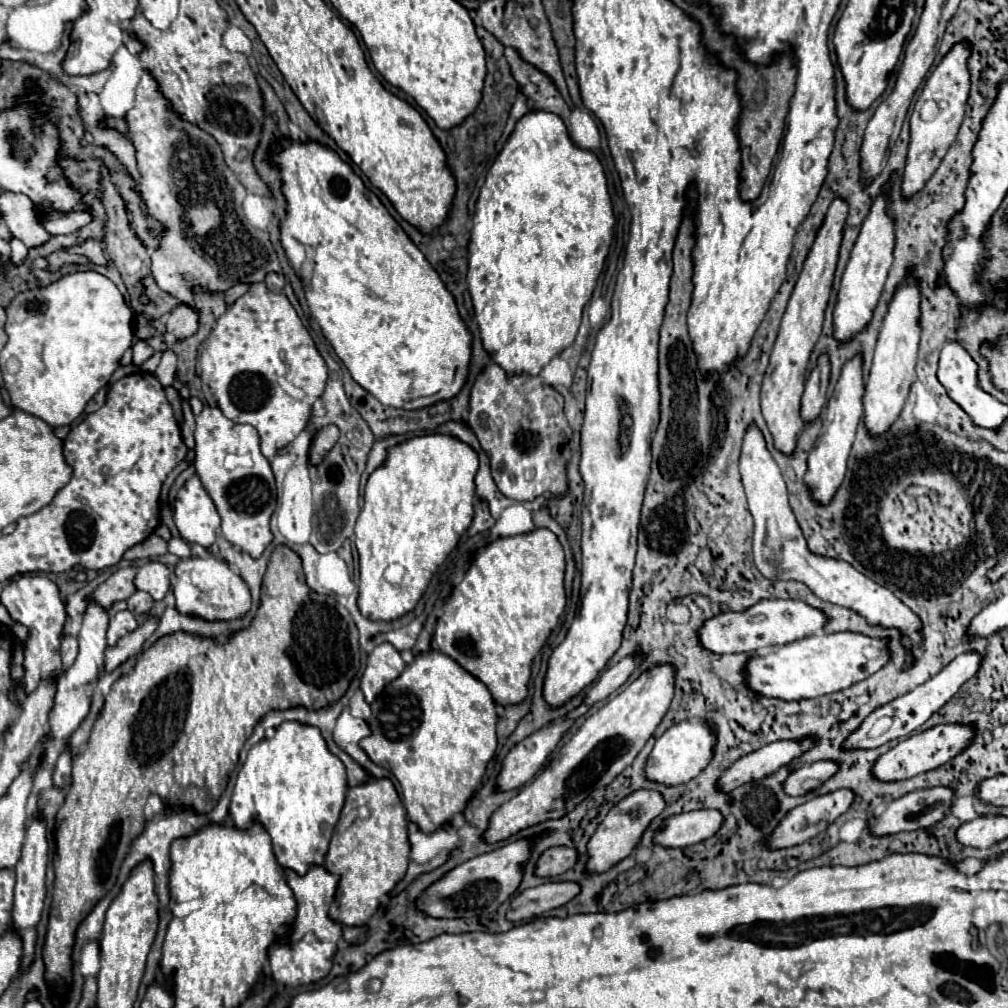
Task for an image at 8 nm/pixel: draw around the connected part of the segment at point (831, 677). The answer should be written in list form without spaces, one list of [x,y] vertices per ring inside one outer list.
[[[818,633],[786,645],[766,645],[750,651],[748,685],[764,697],[776,699],[812,699],[818,695],[836,693],[874,675],[890,661],[890,639],[874,639],[862,633]]]

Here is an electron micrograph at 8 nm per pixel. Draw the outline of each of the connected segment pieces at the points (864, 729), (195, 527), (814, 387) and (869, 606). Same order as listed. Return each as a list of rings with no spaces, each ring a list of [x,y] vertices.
[[[966,651],[962,655],[958,655],[952,663],[948,663],[940,673],[936,673],[932,679],[928,679],[926,683],[918,685],[914,691],[878,707],[876,711],[872,711],[862,727],[858,727],[846,741],[844,741],[844,747],[846,749],[874,749],[874,747],[880,747],[884,745],[886,741],[890,739],[900,739],[900,737],[910,737],[920,725],[924,725],[940,707],[946,705],[946,701],[950,701],[958,689],[968,681],[972,679],[980,665],[982,665],[982,655],[978,651]]]
[[[198,475],[188,479],[174,501],[174,523],[178,533],[188,543],[210,547],[220,527],[218,511],[202,487]]]
[[[822,353],[818,357],[816,367],[812,369],[812,373],[806,381],[806,389],[802,395],[802,417],[804,417],[804,421],[812,421],[822,413],[824,403],[826,403],[828,381],[830,381],[830,359],[826,353]]]
[[[750,427],[740,455],[740,475],[748,497],[748,507],[754,517],[754,563],[758,571],[768,579],[794,579],[810,587],[814,595],[824,601],[854,609],[868,623],[878,623],[884,627],[898,627],[904,635],[902,643],[906,649],[918,649],[918,643],[910,637],[920,631],[920,619],[898,599],[894,593],[876,581],[868,579],[860,571],[856,571],[850,563],[840,559],[830,559],[816,555],[808,549],[808,543],[802,535],[802,529],[788,505],[786,483],[778,465],[766,449],[766,441],[756,427]]]

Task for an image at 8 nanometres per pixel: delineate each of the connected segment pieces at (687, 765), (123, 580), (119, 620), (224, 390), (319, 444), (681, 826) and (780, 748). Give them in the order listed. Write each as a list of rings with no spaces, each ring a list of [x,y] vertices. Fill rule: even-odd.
[[[682,721],[674,727],[670,727],[654,745],[648,765],[646,765],[646,777],[664,785],[682,785],[694,779],[712,759],[714,755],[714,731],[710,723],[706,721]]]
[[[128,565],[122,567],[118,571],[114,571],[92,595],[90,599],[96,599],[102,607],[110,607],[114,601],[122,601],[128,599],[130,595],[134,595],[136,587],[134,587],[134,575],[138,573],[136,567]]]
[[[118,611],[108,625],[108,645],[114,647],[114,643],[118,643],[120,637],[132,633],[138,627],[136,617],[130,611]]]
[[[252,283],[250,289],[238,297],[232,305],[228,305],[226,313],[222,313],[208,335],[208,339],[200,345],[198,355],[198,369],[202,381],[210,387],[212,395],[218,401],[220,411],[234,423],[248,423],[256,427],[260,435],[260,449],[264,457],[274,457],[278,449],[290,445],[300,431],[308,425],[312,403],[322,397],[322,391],[326,389],[328,379],[328,368],[310,333],[302,325],[298,313],[290,305],[288,297],[284,293],[274,293],[266,287],[265,283]],[[280,377],[290,381],[294,387],[302,389],[302,397],[292,397],[282,385]]]
[[[326,425],[322,427],[316,435],[314,435],[314,441],[312,441],[312,447],[310,447],[310,453],[308,453],[308,459],[312,465],[318,465],[320,461],[326,459],[328,451],[334,447],[334,443],[338,441],[340,437],[340,429],[336,425]]]
[[[698,809],[672,815],[664,821],[654,841],[662,847],[688,847],[702,843],[718,833],[722,827],[722,813],[714,809]]]
[[[786,739],[774,741],[750,755],[738,759],[718,781],[722,791],[732,791],[744,783],[764,779],[778,771],[784,765],[790,765],[792,759],[800,757],[804,751],[814,747],[816,739]]]

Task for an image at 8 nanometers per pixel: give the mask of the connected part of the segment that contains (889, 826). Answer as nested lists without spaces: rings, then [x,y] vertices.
[[[930,787],[906,793],[904,797],[892,801],[880,815],[880,821],[870,829],[874,835],[928,829],[950,813],[954,799],[956,795],[950,787]]]

